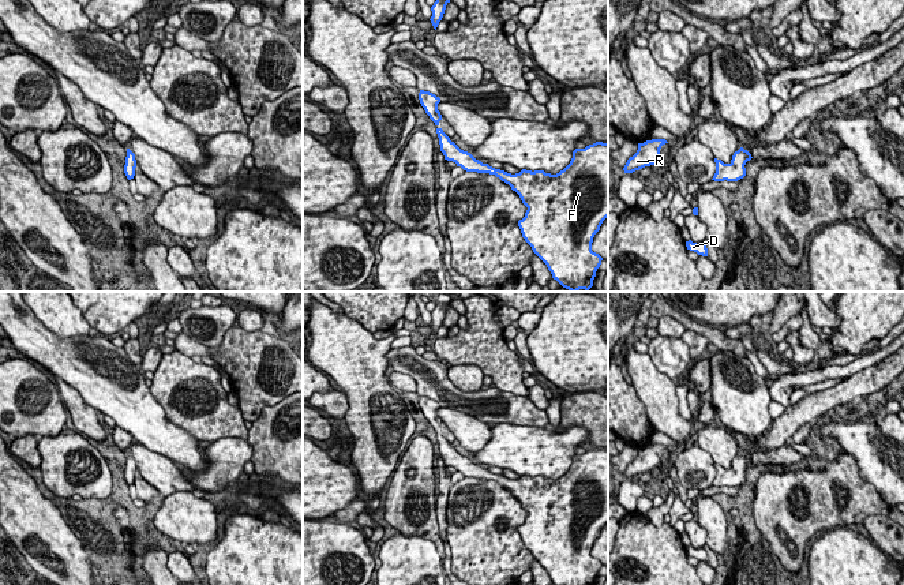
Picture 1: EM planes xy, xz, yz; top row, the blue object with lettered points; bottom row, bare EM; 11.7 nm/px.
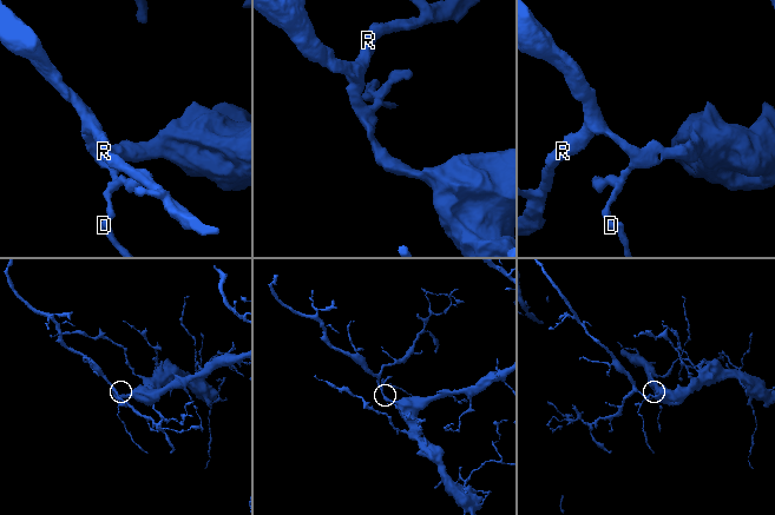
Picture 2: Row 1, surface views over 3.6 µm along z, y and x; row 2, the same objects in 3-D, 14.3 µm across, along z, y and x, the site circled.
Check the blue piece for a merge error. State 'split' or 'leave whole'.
leave whole

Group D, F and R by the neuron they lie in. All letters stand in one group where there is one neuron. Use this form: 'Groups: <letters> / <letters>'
Groups: D F R

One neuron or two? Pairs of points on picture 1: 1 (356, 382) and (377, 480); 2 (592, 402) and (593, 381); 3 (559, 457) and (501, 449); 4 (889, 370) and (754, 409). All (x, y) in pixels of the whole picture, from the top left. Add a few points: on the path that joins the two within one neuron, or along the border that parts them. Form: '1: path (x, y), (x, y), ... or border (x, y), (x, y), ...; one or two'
1: path (367, 407), (367, 422), (374, 443), (374, 456); one
2: border (593, 390), (570, 394); two
3: path (544, 452), (516, 449); one
4: border (773, 420), (756, 438); two

